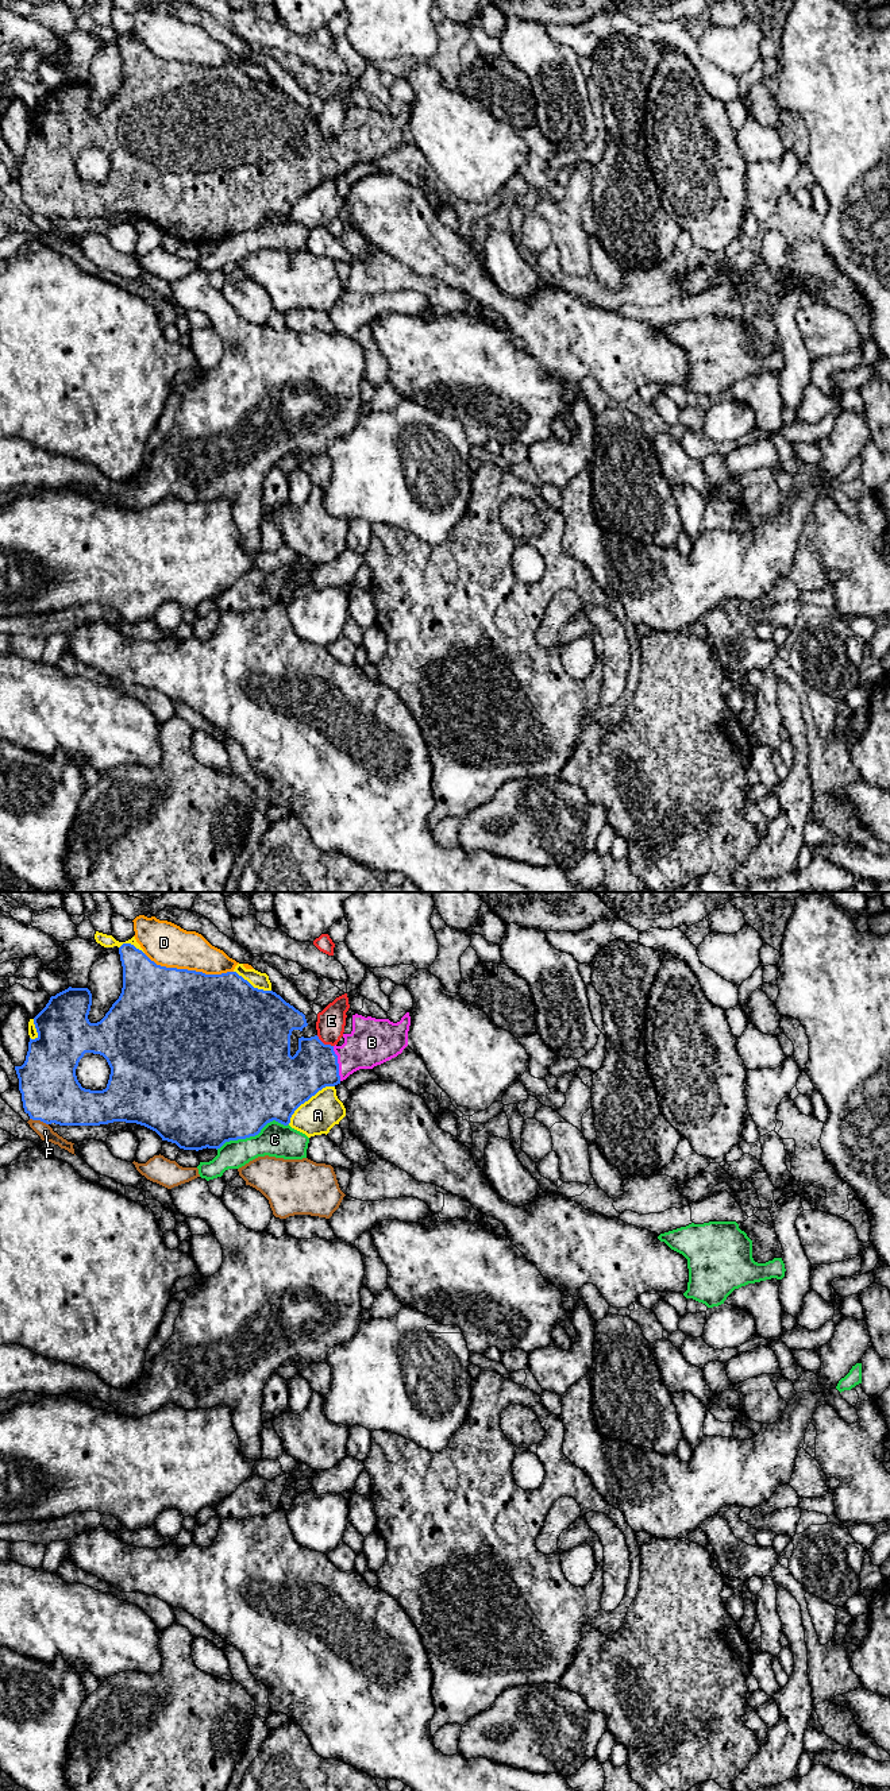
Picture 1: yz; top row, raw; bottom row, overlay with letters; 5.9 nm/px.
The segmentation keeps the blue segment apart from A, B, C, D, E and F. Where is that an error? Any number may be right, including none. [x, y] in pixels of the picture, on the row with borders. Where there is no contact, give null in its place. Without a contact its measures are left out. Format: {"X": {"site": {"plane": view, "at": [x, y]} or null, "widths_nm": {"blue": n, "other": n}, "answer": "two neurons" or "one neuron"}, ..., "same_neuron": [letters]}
{"A": {"site": {"plane": "yz", "at": [308, 1099]}, "widths_nm": {"blue": 440, "other": 220}, "answer": "two neurons"}, "B": {"site": {"plane": "yz", "at": [338, 1064]}, "widths_nm": {"blue": 280, "other": 280}, "answer": "one neuron"}, "C": {"site": {"plane": "yz", "at": [251, 1135]}, "widths_nm": {"blue": 500, "other": 200}, "answer": "two neurons"}, "D": {"site": {"plane": "yz", "at": [187, 969]}, "widths_nm": {"blue": 500, "other": 260}, "answer": "two neurons"}, "E": {"site": {"plane": "yz", "at": [323, 1043]}, "widths_nm": {"blue": 280, "other": 170}, "answer": "two neurons"}, "F": {"site": {"plane": "yz", "at": [39, 1119]}, "widths_nm": {"blue": 360, "other": 90}, "answer": "two neurons"}, "same_neuron": ["B"]}

